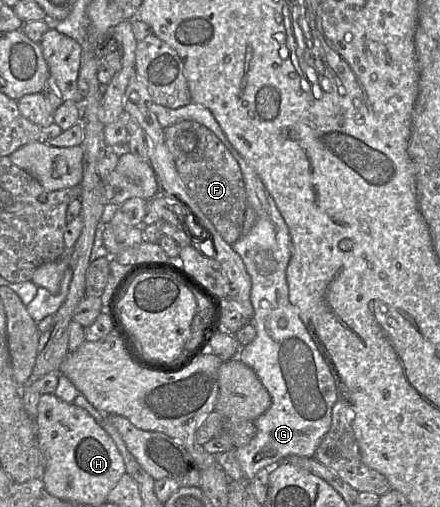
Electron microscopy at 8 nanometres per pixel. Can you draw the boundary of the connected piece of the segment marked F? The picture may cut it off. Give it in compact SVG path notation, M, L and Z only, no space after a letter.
M180 121L163 129L179 177L193 202L229 244L243 235L247 199L241 168L221 140L196 121Z

